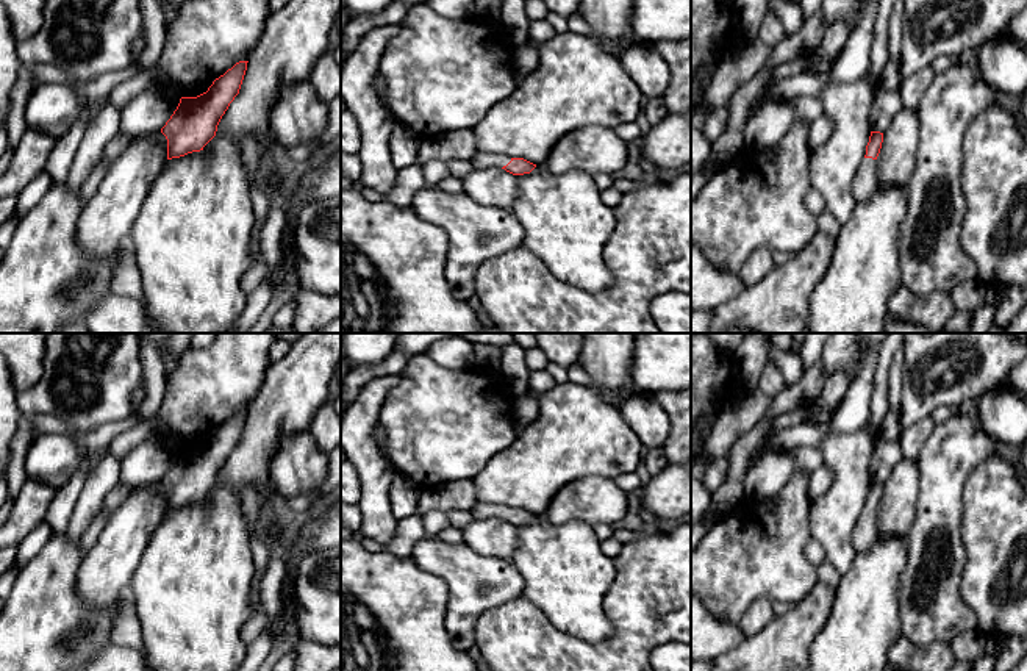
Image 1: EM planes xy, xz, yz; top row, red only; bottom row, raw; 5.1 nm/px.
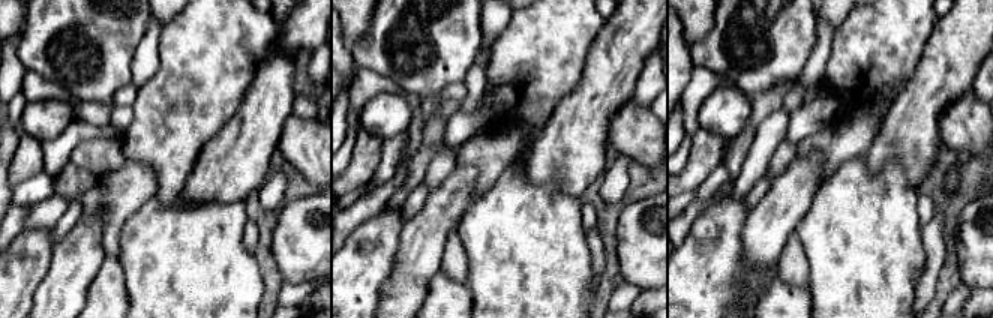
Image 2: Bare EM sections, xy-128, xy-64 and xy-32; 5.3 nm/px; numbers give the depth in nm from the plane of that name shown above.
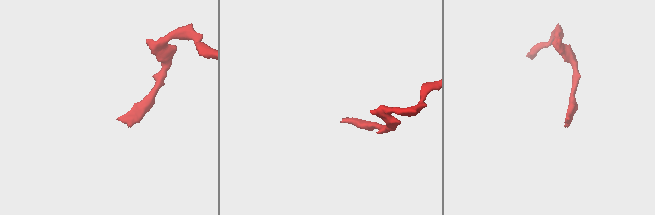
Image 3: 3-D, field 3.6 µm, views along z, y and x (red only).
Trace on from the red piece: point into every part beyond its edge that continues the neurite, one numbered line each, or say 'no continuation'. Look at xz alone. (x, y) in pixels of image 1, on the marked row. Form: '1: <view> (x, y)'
1: xz (479, 160)

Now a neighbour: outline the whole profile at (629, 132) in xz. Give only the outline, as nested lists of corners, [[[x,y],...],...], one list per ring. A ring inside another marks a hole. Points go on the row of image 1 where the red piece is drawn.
[[[635,122],[619,125],[617,128],[614,128],[614,131],[627,142],[641,141],[644,136],[641,128]]]

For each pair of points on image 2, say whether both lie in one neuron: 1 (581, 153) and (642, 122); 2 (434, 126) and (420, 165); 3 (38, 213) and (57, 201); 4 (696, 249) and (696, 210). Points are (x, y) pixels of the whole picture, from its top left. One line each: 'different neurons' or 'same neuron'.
1: different neurons
2: same neuron
3: same neuron
4: different neurons

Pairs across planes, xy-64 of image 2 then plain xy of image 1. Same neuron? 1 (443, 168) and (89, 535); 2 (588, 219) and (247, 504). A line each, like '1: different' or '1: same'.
1: different
2: same

